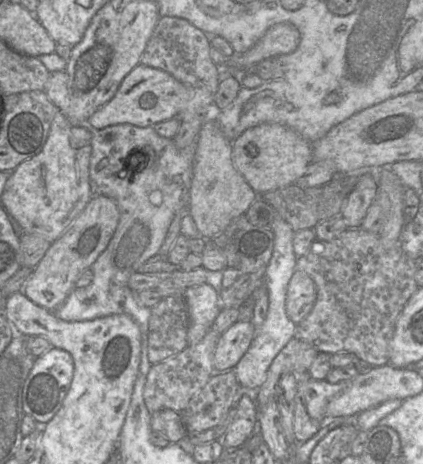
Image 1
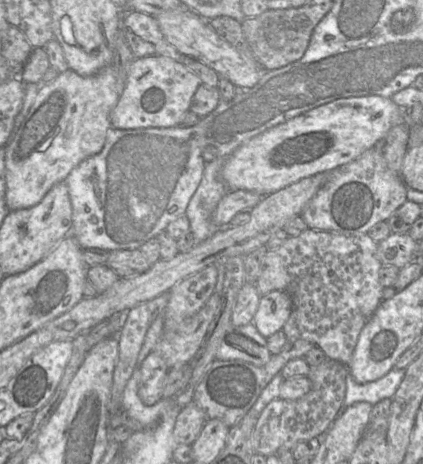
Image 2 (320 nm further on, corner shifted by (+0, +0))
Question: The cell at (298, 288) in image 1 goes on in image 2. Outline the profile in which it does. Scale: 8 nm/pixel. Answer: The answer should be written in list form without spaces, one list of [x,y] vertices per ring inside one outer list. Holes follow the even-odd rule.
[[[274,290],[260,298],[253,324],[265,338],[282,330],[293,309],[291,297],[284,291]]]

